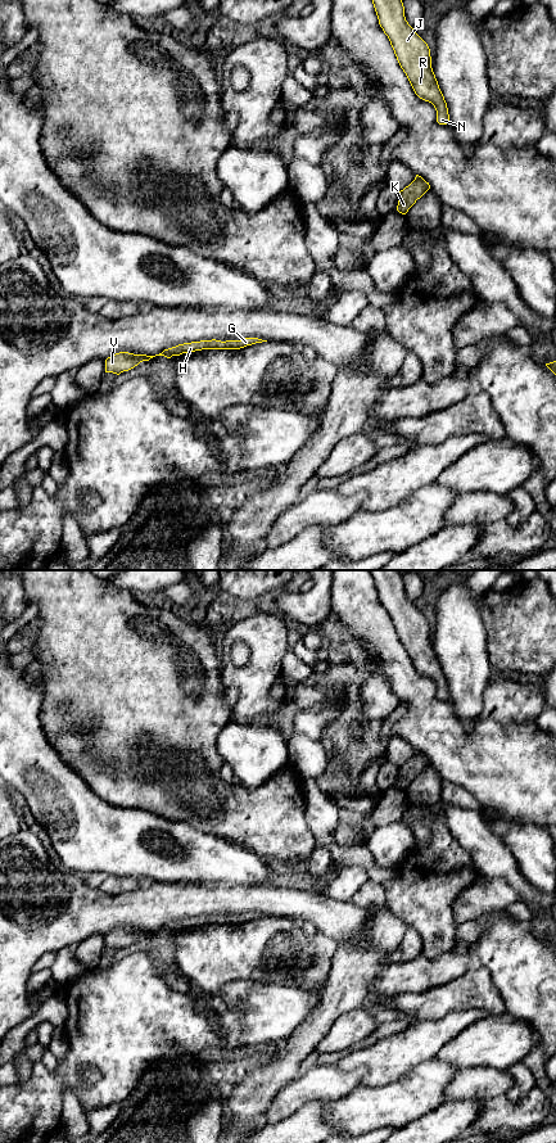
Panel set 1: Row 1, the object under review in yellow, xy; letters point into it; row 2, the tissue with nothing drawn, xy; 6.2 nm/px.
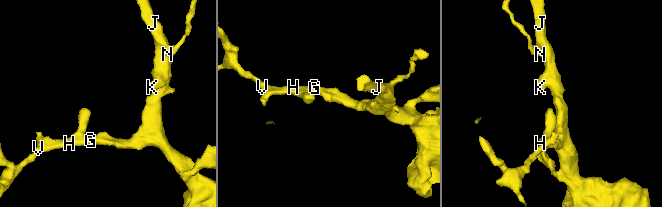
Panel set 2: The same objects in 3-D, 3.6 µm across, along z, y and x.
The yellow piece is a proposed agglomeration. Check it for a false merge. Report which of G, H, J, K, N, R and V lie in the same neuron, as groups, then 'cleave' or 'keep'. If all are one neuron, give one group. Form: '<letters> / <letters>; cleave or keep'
G H J K N R V; keep

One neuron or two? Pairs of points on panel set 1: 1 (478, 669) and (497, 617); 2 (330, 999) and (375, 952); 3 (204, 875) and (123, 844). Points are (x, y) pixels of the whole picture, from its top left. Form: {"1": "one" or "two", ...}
{"1": "two", "2": "one", "3": "one"}

